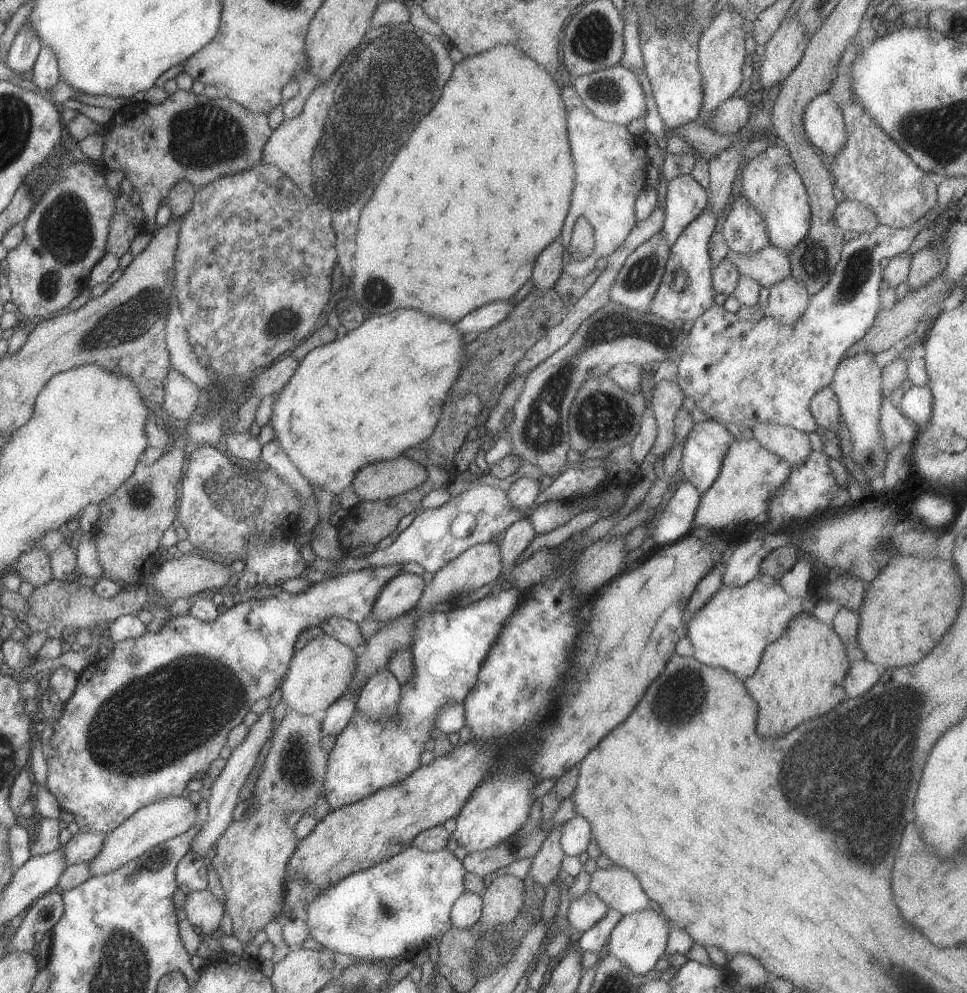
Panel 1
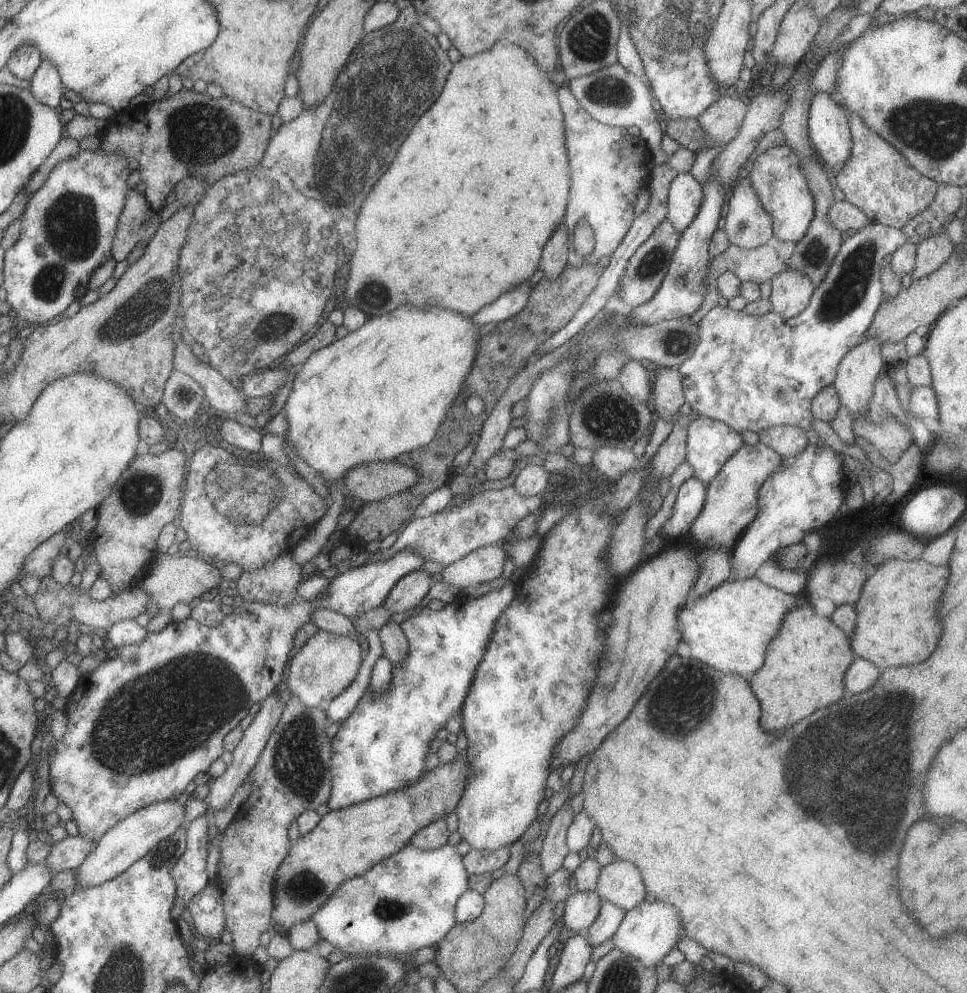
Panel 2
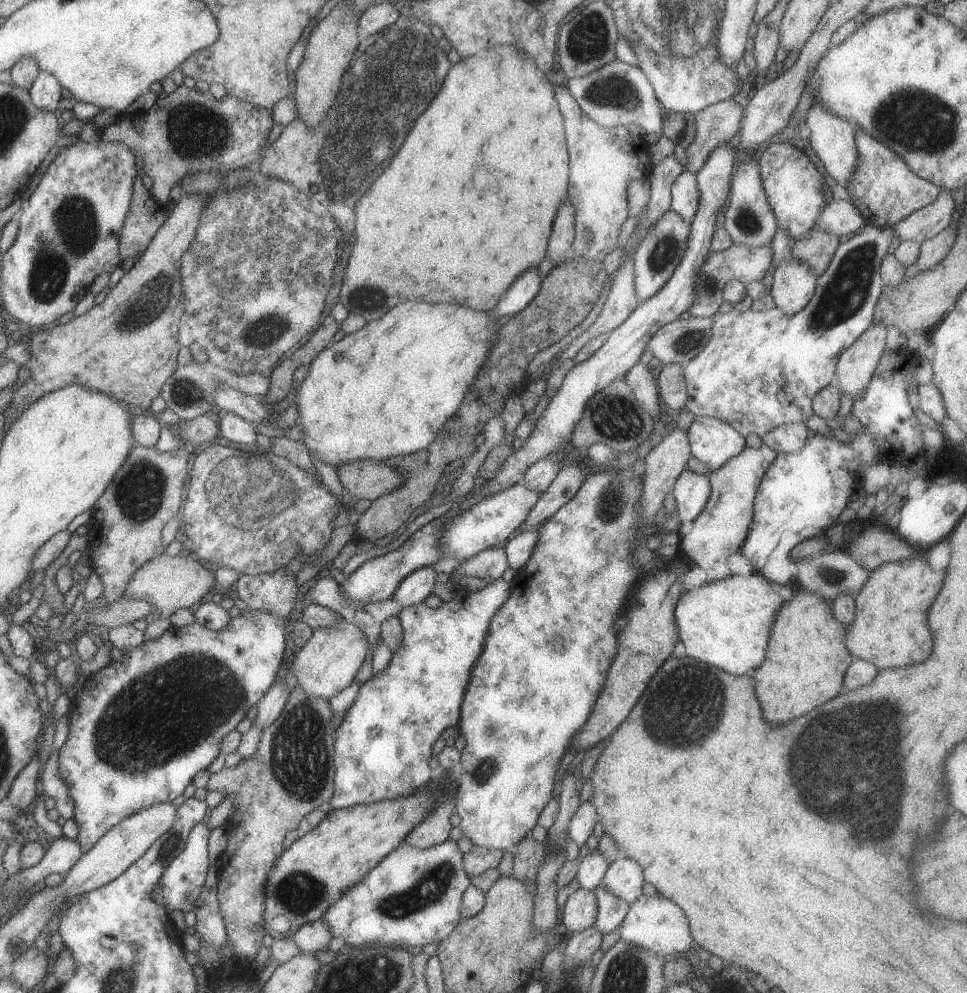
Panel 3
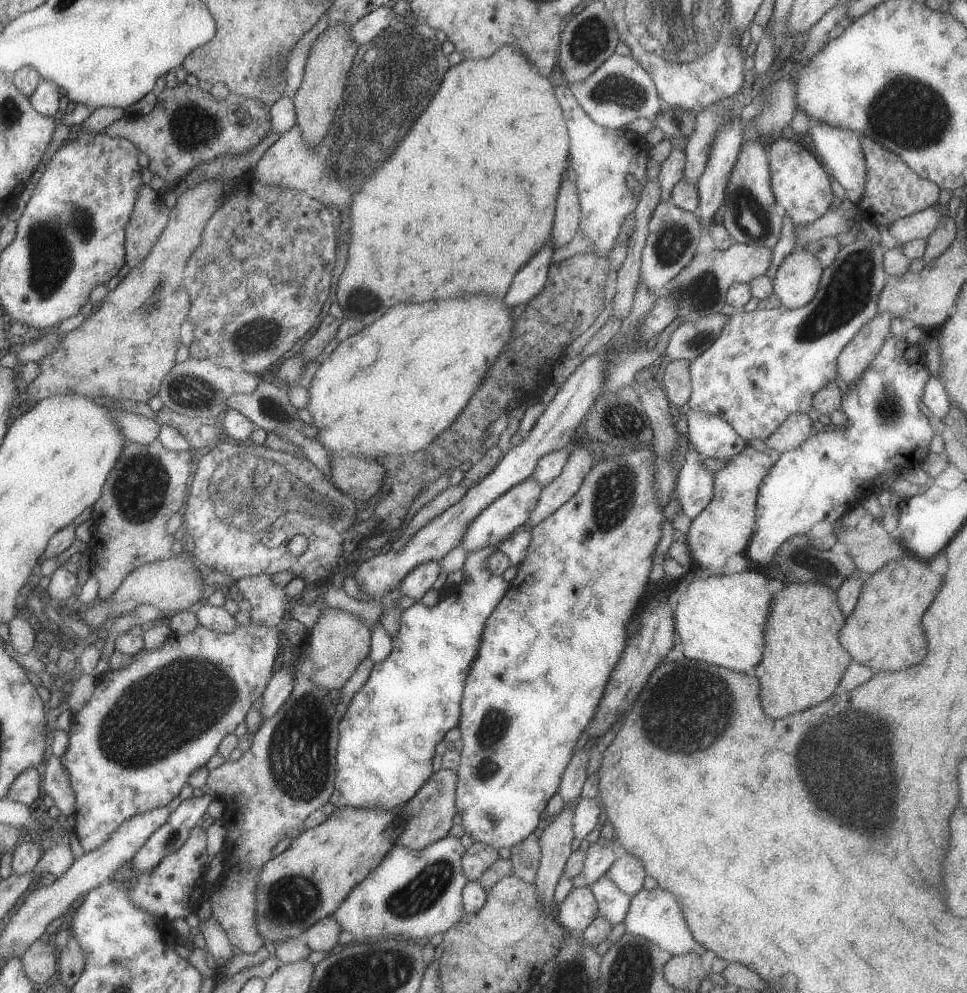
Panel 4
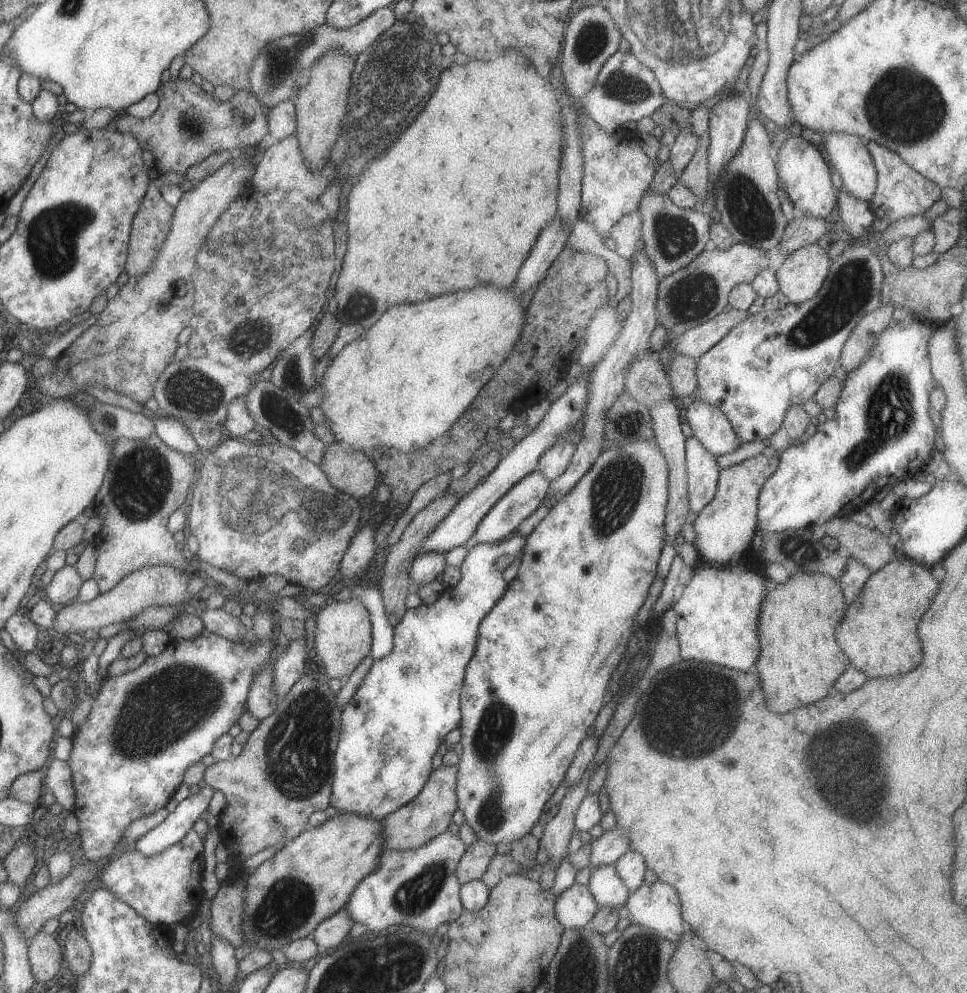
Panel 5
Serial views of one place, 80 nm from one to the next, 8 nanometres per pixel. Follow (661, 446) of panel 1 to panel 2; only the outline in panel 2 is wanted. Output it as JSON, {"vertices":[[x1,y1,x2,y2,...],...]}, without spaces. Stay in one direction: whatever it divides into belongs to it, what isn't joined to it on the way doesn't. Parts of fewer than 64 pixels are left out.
{"vertices":[[677,368,660,369,652,388,652,397,657,417,665,420,673,419,685,403,682,378]]}

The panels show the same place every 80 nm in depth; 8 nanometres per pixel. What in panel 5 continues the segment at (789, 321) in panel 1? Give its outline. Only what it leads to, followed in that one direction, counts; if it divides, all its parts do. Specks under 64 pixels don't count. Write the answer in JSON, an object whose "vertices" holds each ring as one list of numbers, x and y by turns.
{"vertices":[[817,243,790,252,775,273,778,292,795,305,810,300,822,288,832,262]]}

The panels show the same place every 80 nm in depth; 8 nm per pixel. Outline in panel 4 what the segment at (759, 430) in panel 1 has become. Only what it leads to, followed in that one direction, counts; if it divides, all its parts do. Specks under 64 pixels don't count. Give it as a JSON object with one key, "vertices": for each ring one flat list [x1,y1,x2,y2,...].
{"vertices":[[792,414,765,443,778,453,794,450,811,437,812,427,813,422,807,414]]}

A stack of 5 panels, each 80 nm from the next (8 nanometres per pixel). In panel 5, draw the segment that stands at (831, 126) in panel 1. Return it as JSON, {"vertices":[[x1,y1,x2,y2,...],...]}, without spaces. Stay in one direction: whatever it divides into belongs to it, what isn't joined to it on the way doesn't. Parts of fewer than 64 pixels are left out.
{"vertices":[[828,132,824,133,824,152,828,154,828,166,841,176,843,189,854,196,854,200,870,202,876,184,878,172,874,160,866,148,868,140,852,134]]}

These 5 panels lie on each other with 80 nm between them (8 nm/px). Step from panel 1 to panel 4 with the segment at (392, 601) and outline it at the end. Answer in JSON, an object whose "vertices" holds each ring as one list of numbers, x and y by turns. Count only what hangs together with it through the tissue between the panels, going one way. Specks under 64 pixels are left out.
{"vertices":[[438,561,426,562,416,566,404,580,402,580,399,590,404,598,420,601,420,598,433,588,439,574,441,572]]}

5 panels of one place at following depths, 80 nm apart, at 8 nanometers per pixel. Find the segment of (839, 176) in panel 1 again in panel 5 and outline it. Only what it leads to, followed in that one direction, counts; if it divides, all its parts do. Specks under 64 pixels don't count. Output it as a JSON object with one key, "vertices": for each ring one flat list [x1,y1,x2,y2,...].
{"vertices":[[869,141,866,148,868,148,868,152,874,160,876,172,878,172,876,192,874,192,872,200,868,202,872,208,870,212,874,212,875,217,894,222,912,216,924,215,940,200,941,187,913,170,898,154,873,141]]}

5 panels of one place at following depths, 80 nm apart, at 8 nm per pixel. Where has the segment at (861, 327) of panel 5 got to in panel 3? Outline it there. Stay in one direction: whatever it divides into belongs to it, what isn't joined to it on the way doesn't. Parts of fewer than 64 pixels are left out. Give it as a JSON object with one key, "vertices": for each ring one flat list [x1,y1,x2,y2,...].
{"vertices":[[873,324,848,348,839,358,837,377,835,383,842,392,856,400,856,396,864,396,876,368,878,362,885,352,886,337,887,337,886,324]]}

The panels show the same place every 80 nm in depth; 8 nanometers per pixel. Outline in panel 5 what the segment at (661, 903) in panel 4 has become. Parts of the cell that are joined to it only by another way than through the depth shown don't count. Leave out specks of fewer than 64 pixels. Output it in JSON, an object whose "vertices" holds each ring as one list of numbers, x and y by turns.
{"vertices":[[666,882,642,884,630,893,626,905,625,914,632,924,654,930,676,946,684,932,692,930,682,917,678,892]]}

